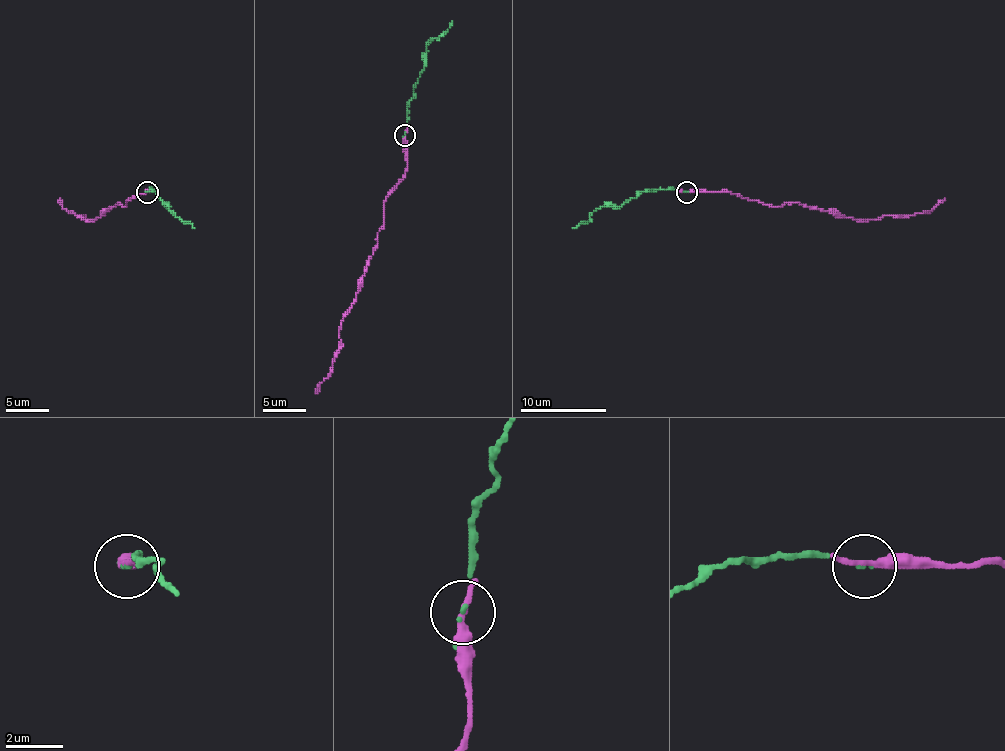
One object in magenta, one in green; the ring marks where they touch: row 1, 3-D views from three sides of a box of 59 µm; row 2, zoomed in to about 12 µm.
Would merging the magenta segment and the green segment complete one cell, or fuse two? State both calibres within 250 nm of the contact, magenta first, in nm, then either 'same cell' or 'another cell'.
360 nm thick on the magenta side, 70 nm on the other; same cell

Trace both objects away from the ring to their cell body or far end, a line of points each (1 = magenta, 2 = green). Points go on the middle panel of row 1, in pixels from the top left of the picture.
1: (405, 134), (405, 177), (384, 203), (384, 226), (377, 233), (377, 248), (341, 322), (341, 348), (317, 393)
2: (405, 134), (407, 102), (424, 68), (426, 44), (441, 36), (452, 21)

